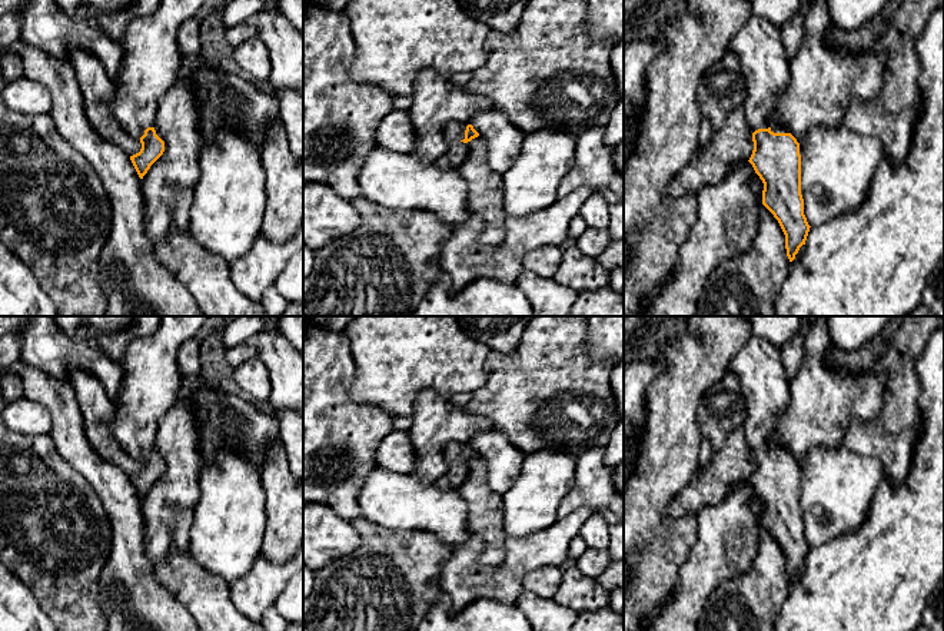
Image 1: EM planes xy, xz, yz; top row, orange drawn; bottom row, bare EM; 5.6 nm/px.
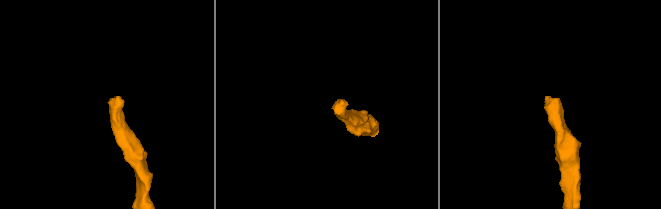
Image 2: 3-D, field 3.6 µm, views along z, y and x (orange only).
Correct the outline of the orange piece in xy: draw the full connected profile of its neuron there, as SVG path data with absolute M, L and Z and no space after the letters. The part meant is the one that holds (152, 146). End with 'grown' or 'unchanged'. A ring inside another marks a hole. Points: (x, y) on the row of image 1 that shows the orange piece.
M160 0L153 14L134 17L124 31L124 54L112 109L123 129L142 143L140 152L130 156L140 179L164 152L154 124L159 99L174 83L180 69L179 27L185 20L199 17L207 3Z | grown

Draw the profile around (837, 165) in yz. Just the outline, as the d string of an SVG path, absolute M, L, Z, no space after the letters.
M842 123L835 127L810 129L800 143L800 155L804 215L810 226L820 226L864 203L884 150L875 136L862 136Z

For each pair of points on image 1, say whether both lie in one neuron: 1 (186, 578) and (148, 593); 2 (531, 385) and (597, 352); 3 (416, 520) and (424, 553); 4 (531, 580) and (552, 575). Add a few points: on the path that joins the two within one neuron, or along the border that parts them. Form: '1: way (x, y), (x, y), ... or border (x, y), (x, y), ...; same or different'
1: border (153, 565), (156, 578), (188, 610); different
2: border (587, 331), (588, 358), (591, 361), (608, 359); different
3: border (386, 527), (395, 531), (429, 531), (448, 548); different
4: way (537, 580), (547, 580); same

